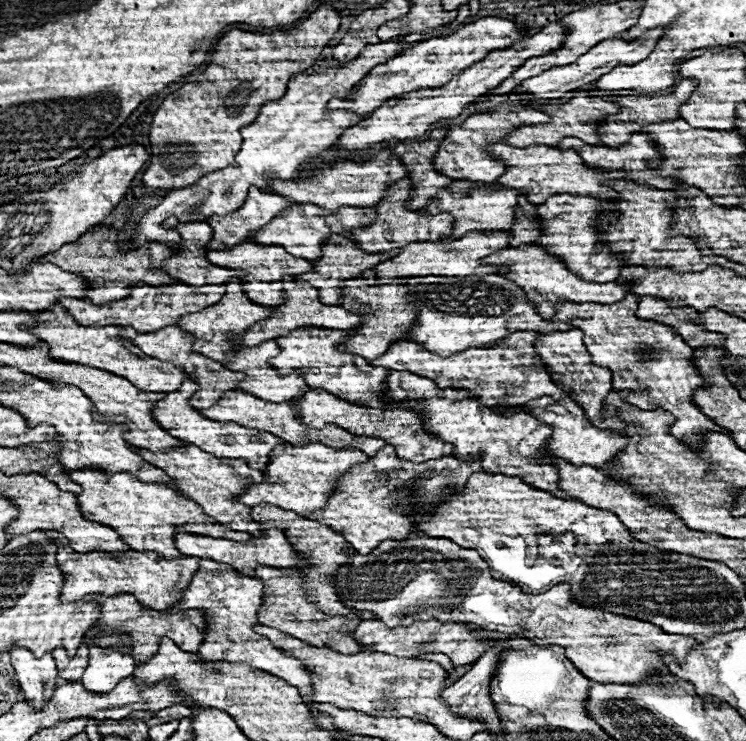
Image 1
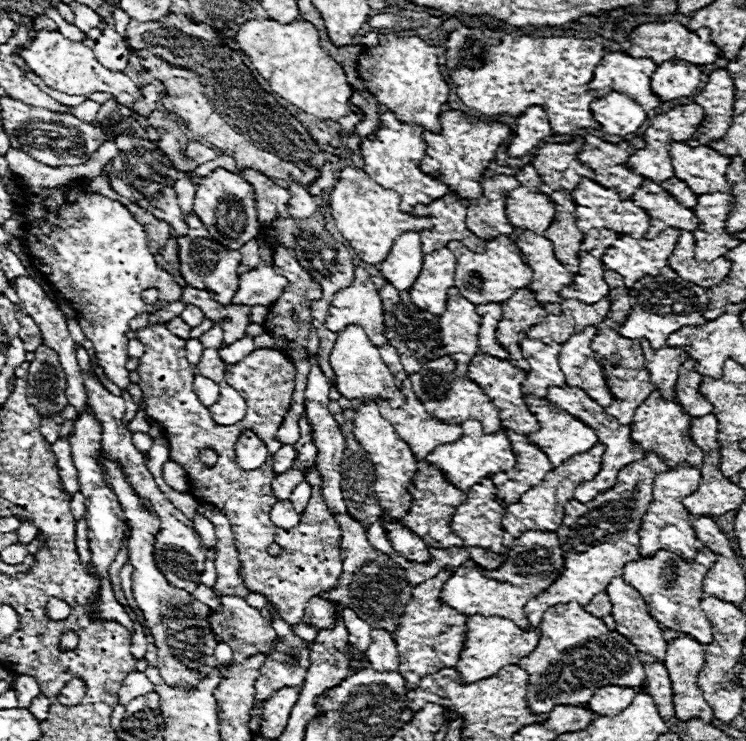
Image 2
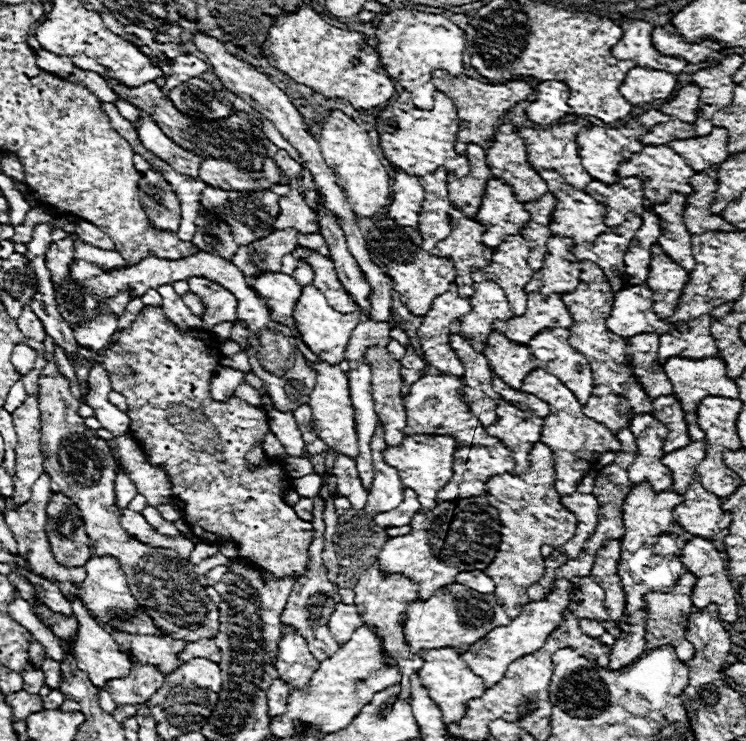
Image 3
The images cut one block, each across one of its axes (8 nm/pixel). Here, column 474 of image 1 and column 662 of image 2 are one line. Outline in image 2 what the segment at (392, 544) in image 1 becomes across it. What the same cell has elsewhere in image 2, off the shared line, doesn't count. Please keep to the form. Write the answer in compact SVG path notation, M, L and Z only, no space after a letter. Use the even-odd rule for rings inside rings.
M702 548L694 560L686 560L674 552L658 552L652 558L640 558L634 562L628 562L624 566L624 580L632 584L640 596L644 596L644 602L648 604L648 612L652 612L652 618L656 618L662 626L692 636L694 640L700 640L700 644L712 642L712 626L708 618L704 616L700 608L700 600L704 596L702 592L702 580L708 572L708 568L716 562L716 554L708 552L708 548Z

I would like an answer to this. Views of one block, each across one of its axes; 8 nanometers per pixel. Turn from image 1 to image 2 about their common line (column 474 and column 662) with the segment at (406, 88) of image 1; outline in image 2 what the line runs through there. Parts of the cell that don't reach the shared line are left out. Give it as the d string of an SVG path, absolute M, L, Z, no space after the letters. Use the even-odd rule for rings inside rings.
M648 22L648 24L640 24L638 28L634 28L634 32L628 36L628 40L632 44L626 50L630 56L650 58L656 64L662 64L666 60L686 60L686 62L702 66L702 64L714 64L720 58L720 48L712 42L712 36L710 36L708 28L700 28L696 32L690 32L680 22Z

